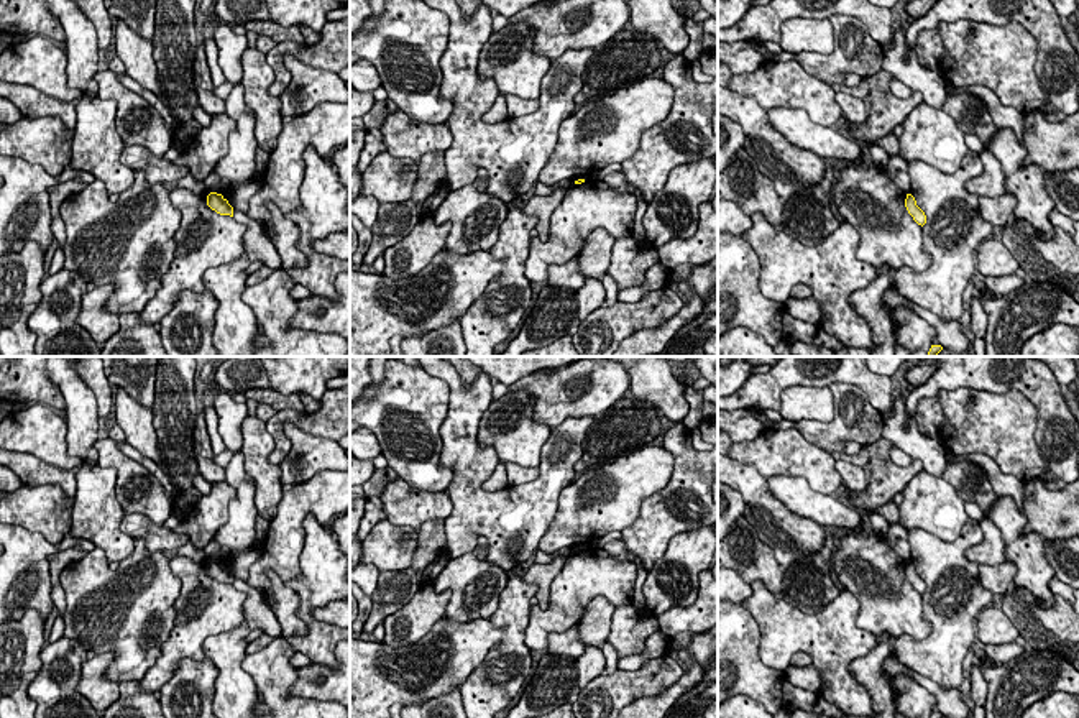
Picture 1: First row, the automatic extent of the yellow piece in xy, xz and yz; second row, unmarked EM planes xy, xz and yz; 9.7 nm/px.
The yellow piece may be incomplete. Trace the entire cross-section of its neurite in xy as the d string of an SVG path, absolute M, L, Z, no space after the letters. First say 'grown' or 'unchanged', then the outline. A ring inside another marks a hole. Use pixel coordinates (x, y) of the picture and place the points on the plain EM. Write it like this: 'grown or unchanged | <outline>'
unchanged | M210 560L207 564L207 573L220 583L233 585L233 575L228 572L228 568L222 562Z

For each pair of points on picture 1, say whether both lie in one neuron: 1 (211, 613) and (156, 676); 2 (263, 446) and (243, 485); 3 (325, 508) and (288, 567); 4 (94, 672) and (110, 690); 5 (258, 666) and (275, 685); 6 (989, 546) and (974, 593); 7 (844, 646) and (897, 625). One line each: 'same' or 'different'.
1: same
2: different
3: same
4: same
5: same
6: different
7: different

